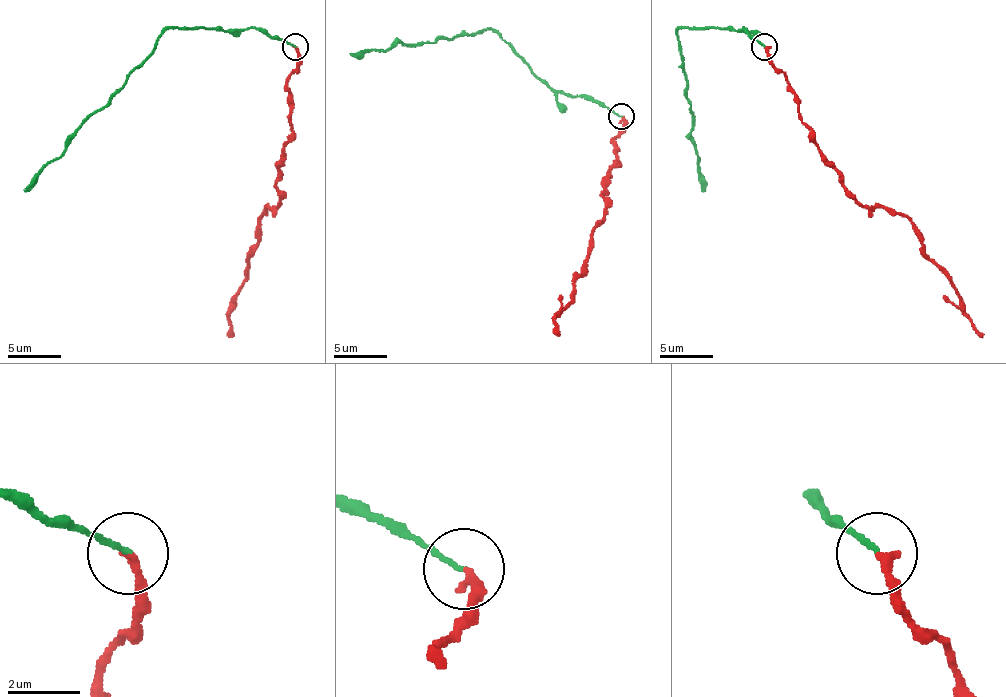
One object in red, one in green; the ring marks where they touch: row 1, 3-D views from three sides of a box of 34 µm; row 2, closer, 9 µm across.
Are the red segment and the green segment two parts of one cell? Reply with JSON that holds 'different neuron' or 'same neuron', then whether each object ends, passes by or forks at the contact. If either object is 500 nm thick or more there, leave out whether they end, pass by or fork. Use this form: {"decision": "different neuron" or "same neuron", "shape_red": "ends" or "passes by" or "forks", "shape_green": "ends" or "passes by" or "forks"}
{"decision": "different neuron", "shape_red": "ends", "shape_green": "ends"}

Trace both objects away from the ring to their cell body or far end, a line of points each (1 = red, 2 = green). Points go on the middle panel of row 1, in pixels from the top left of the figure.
1: (622, 115), (624, 126), (614, 137), (616, 163), (603, 193), (606, 212), (571, 300), (555, 316), (555, 335)
2: (622, 115), (579, 97), (555, 94), (491, 30), (349, 54)

